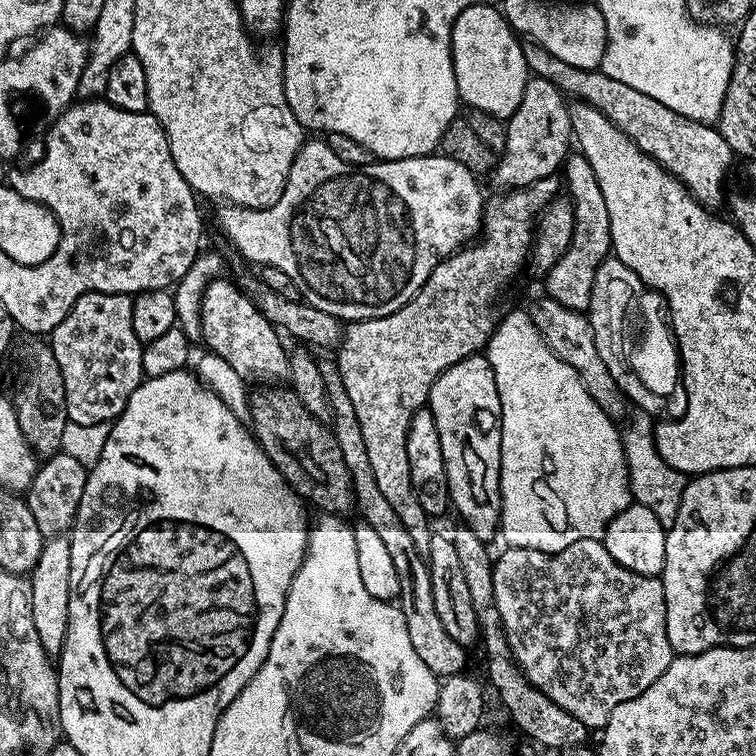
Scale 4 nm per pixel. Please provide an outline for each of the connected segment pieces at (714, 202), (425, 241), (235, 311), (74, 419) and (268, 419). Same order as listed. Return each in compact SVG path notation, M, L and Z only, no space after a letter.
M525 43L524 57L532 76L554 82L558 91L573 101L594 106L594 110L618 126L618 130L622 130L622 134L633 140L647 156L653 156L670 175L684 183L698 203L709 210L716 210L723 202L724 183L728 180L734 153L730 142L722 138L719 127L693 120L683 111L670 110L670 106L662 106L662 102L650 98L650 94L642 94L642 90L634 90L634 86L626 86L626 82L610 78L610 74L599 68L570 66L568 62L554 58L540 44Z
M305 139L301 143L298 154L290 166L290 174L286 186L282 190L282 198L274 202L269 208L237 208L224 206L220 212L220 228L232 239L232 244L255 266L267 266L282 270L294 286L298 286L303 303L314 306L318 310L326 310L326 314L336 316L341 322L354 320L369 320L370 318L382 318L386 314L394 314L430 278L434 266L438 266L448 256L460 251L461 247L477 239L484 222L485 193L480 193L480 184L477 173L471 172L462 162L454 162L454 158L443 154L430 156L415 156L414 158L402 158L401 160L382 160L359 166L344 165L342 158L330 150L327 139Z
M217 278L208 281L204 287L204 297L200 307L200 334L203 347L209 352L218 354L218 358L226 358L226 363L234 369L234 374L241 376L246 382L252 380L272 380L268 382L280 382L288 375L288 355L284 350L281 333L273 328L272 323L257 310L253 302L235 283L232 284L225 278Z
M127 292L84 293L50 333L52 353L58 358L58 370L62 370L62 383L66 386L66 414L73 424L104 426L115 421L122 414L130 394L134 394L141 380L145 379L142 370L144 349L138 334L134 334L132 302L133 297Z
M278 386L269 388L272 388L269 392L253 391L250 396L250 428L260 447L301 500L309 505L317 504L324 514L351 513L352 479L331 427L310 414L293 391L282 392Z

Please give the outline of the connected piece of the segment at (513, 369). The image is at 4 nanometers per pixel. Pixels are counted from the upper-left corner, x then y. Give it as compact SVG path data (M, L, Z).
M508 312L499 317L497 326L492 332L492 339L489 340L486 349L486 355L490 366L494 370L494 382L498 386L500 395L500 433L502 434L502 446L500 447L500 527L499 535L504 536L504 544L510 548L529 548L530 550L542 550L543 552L561 552L566 550L574 542L583 540L600 540L603 537L606 526L626 506L633 501L637 504L644 505L656 513L658 520L662 522L665 531L672 528L674 520L677 517L678 506L681 505L682 494L687 484L687 475L683 472L674 470L669 466L661 455L658 454L655 439L655 421L648 412L639 410L633 411L630 424L627 426L622 441L620 441L620 432L615 428L613 417L606 415L590 398L586 386L578 378L574 366L566 366L550 350L550 346L542 338L542 334L534 326L531 315L524 312Z

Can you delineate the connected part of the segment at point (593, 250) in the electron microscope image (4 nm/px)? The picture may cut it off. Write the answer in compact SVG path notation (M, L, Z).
M572 154L565 159L562 165L562 180L567 191L568 188L572 191L570 199L574 206L574 238L570 238L566 254L562 254L562 258L558 258L558 262L554 262L554 266L546 274L546 296L570 310L587 313L594 274L612 252L610 210L606 210L606 198L602 198L602 186L598 186L598 178L594 178L594 169L582 154Z

